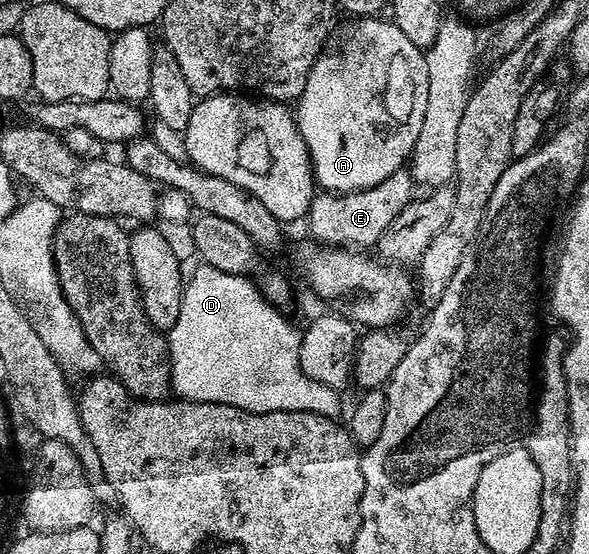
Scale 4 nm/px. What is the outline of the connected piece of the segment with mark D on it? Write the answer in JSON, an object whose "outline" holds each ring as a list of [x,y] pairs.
{"outline":[[[206,264],[199,266],[184,283],[179,320],[171,331],[169,365],[172,393],[186,402],[227,404],[256,414],[294,410],[336,419],[341,410],[342,395],[327,384],[309,378],[301,370],[302,335],[280,314],[282,311],[276,305],[270,305],[258,290],[258,283],[246,275],[228,275]]]}

